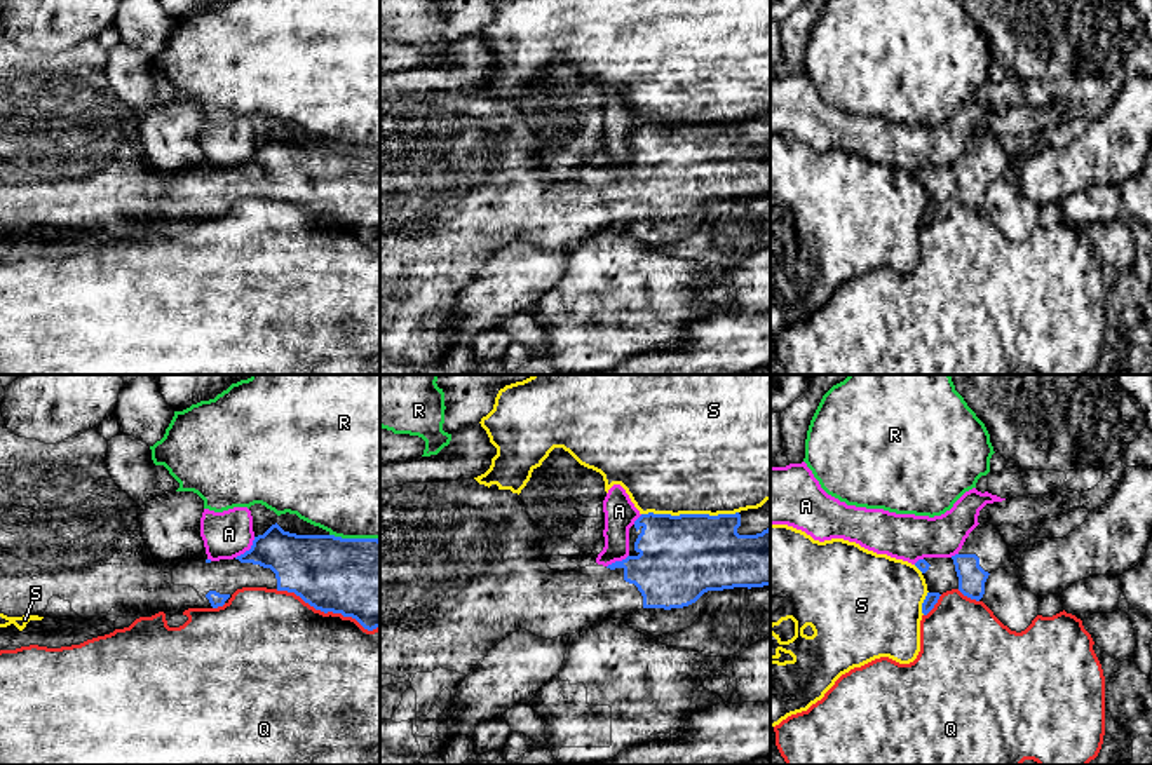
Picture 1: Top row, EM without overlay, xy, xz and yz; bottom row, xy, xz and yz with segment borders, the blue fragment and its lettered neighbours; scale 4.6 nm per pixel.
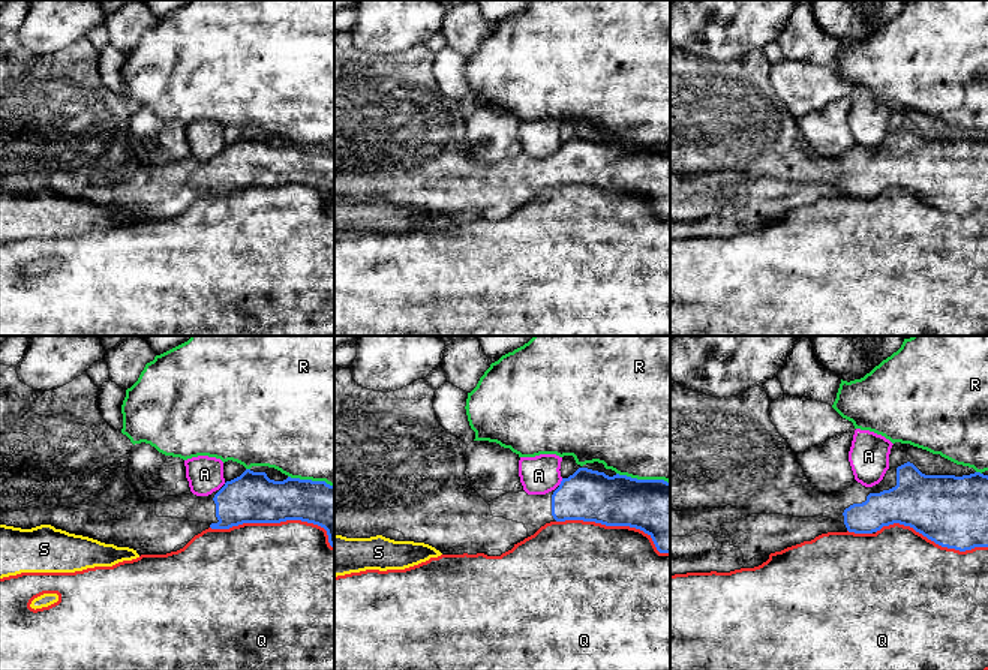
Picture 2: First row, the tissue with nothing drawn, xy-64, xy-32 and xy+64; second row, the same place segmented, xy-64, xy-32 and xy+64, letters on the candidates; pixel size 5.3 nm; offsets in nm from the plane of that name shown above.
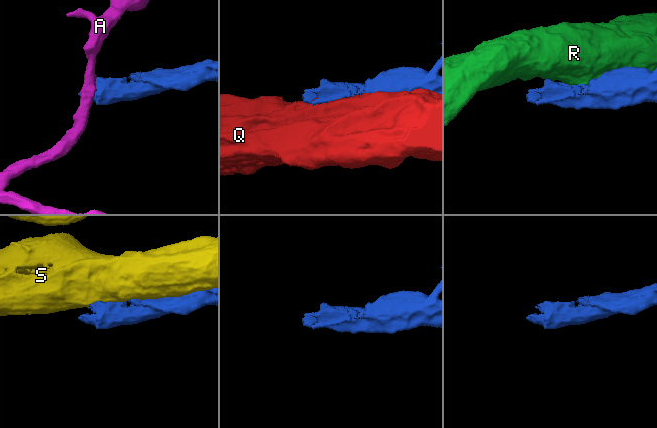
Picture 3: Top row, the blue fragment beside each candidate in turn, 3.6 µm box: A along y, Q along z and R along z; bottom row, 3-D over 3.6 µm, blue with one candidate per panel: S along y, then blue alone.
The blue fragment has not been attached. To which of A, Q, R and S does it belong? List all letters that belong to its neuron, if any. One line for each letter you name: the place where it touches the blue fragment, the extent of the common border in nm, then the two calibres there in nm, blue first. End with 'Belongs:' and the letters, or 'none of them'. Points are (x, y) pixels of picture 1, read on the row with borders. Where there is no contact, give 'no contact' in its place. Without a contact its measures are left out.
Belongs: none of them

